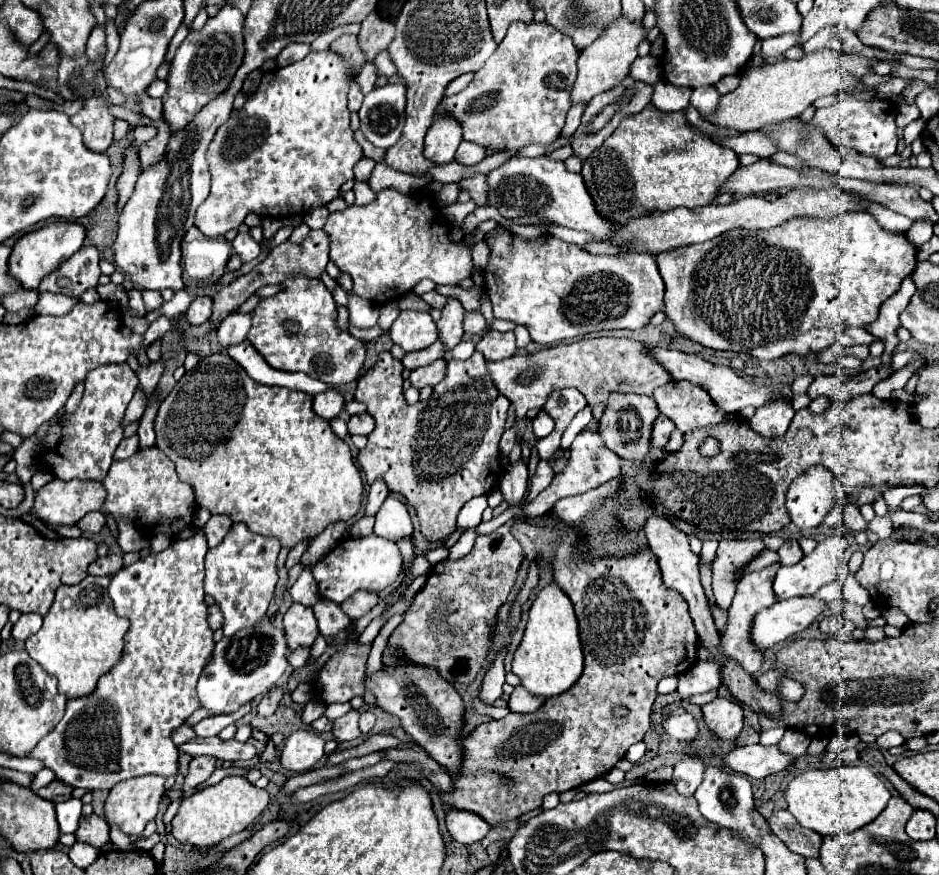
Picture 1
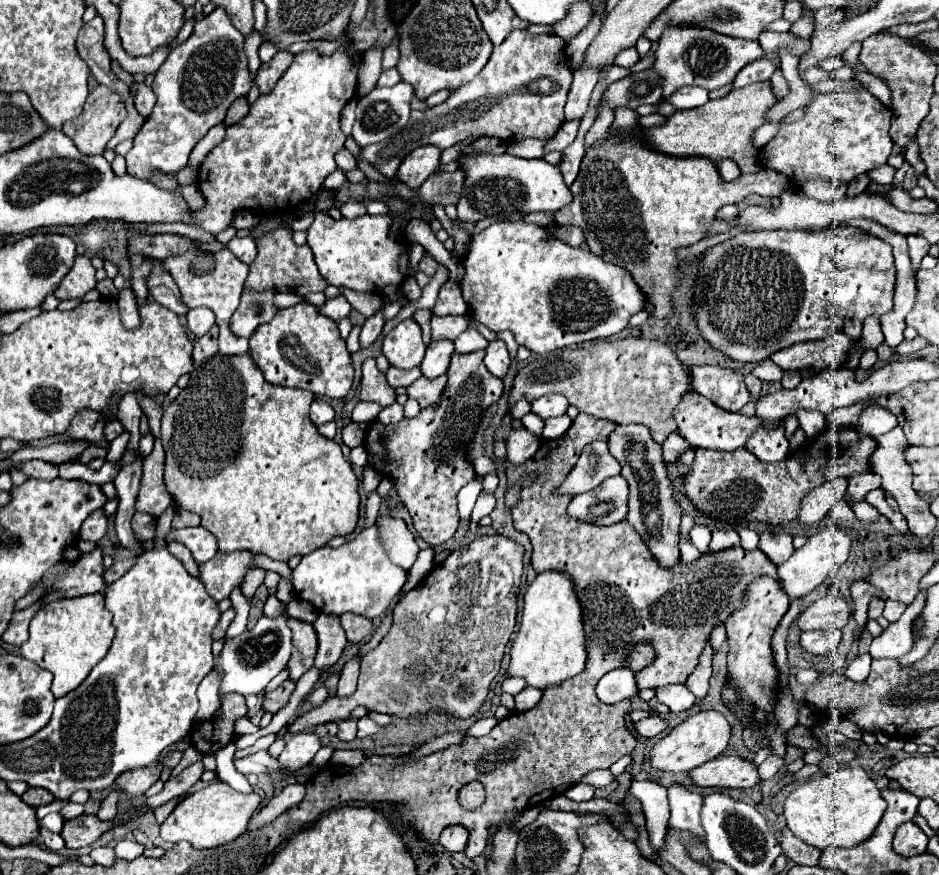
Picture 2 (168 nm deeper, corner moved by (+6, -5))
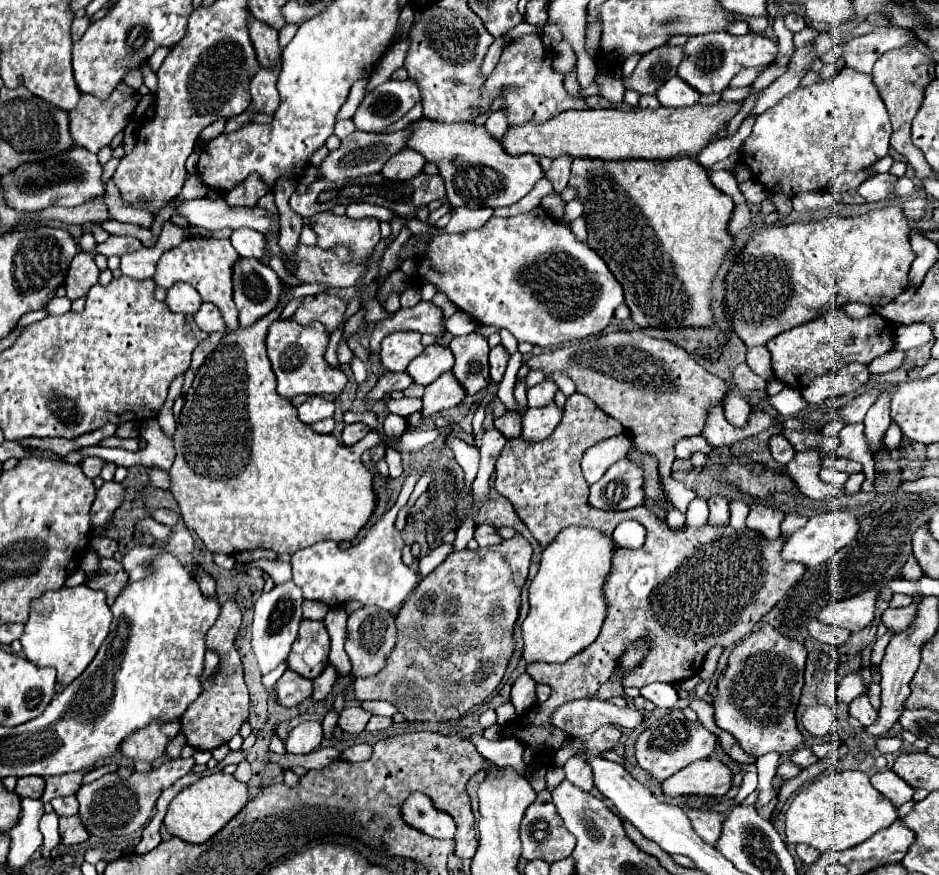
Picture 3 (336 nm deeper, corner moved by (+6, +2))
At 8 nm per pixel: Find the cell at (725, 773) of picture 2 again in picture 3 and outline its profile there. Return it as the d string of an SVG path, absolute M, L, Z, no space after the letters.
M717 759L695 761L661 783L667 797L723 797L731 789L731 771Z

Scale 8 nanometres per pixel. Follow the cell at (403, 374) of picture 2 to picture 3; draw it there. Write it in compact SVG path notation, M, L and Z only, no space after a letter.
M387 373L387 375L383 375L383 377L377 381L377 385L365 395L365 403L367 403L367 399L369 399L369 401L379 401L379 399L383 399L387 393L403 391L403 389L407 389L409 385L411 385L411 381L409 381L409 375L407 375L407 373Z

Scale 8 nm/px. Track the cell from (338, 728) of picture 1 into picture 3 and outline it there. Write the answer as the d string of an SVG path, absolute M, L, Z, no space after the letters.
M345 707L341 717L339 717L339 727L345 731L345 733L361 733L365 729L365 725L369 723L371 719L371 711L363 709L363 707Z

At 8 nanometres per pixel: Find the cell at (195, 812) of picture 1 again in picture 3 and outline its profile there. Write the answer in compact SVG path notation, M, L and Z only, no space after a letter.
M223 771L211 773L179 791L179 795L167 807L165 827L171 835L187 843L205 843L219 829L223 829L231 821L231 817L235 817L245 807L247 801L249 793L245 783L237 781L233 775L227 775Z

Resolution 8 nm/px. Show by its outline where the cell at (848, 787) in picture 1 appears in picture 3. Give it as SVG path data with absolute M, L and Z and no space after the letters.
M843 771L843 773L835 773L829 777L823 777L819 781L813 781L811 785L803 787L795 799L791 801L787 813L785 813L785 835L787 835L787 843L805 843L813 849L817 849L819 853L827 853L827 851L845 851L851 849L863 841L867 841L869 837L873 837L877 831L887 829L893 825L893 821L897 821L897 809L893 807L893 803L881 795L877 789L873 789L873 785L869 783L869 777L861 771Z

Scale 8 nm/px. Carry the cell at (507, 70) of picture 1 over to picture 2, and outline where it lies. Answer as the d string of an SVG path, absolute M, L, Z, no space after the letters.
M515 30L515 34L509 32L503 44L493 48L489 62L471 82L453 90L453 94L439 106L413 110L401 132L389 136L389 140L363 148L361 154L387 178L393 178L403 158L421 144L433 144L445 150L459 142L481 136L493 136L505 142L517 142L525 138L553 138L559 126L565 122L563 106L571 82L573 72L571 66L567 66L565 42L559 36L531 34L527 30Z

